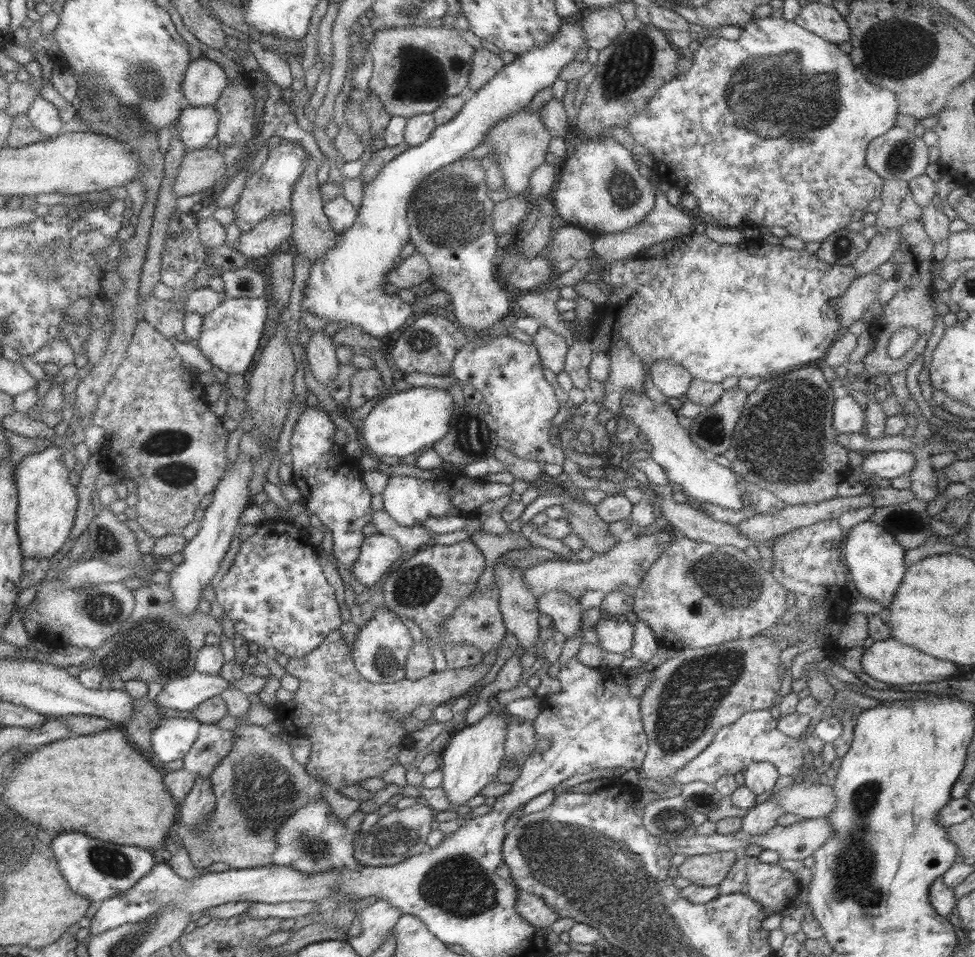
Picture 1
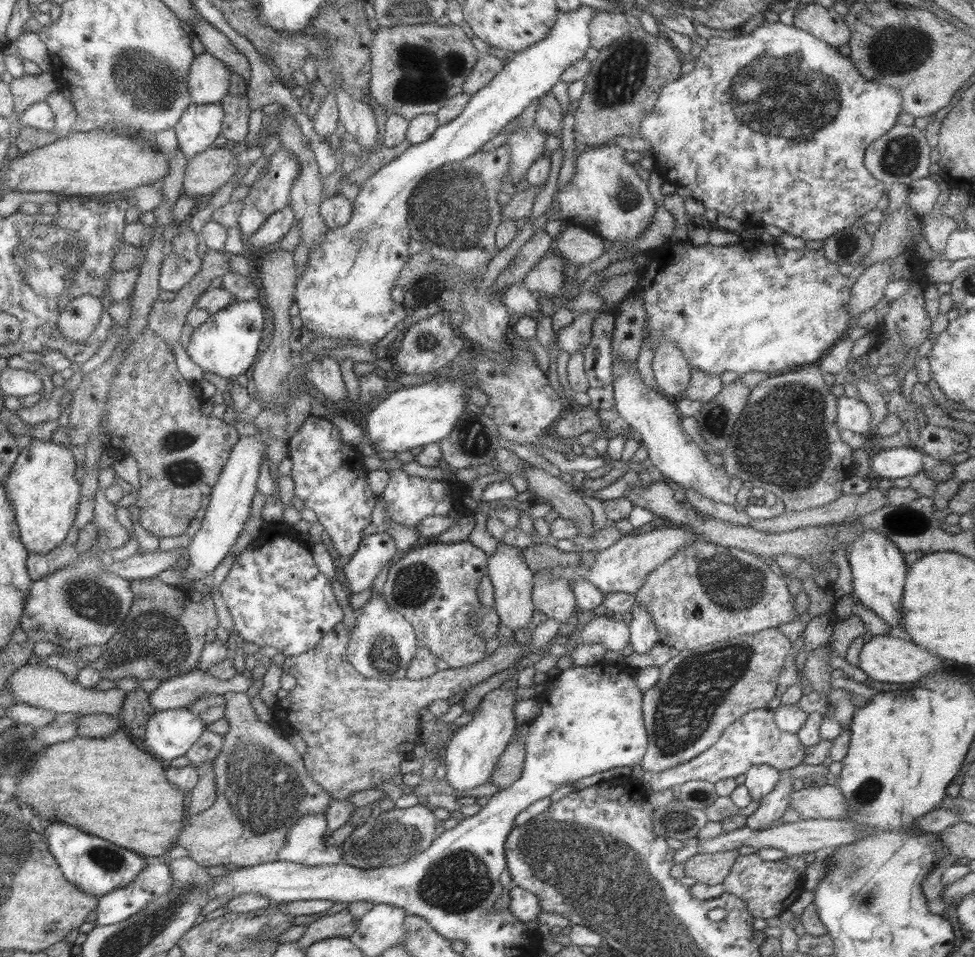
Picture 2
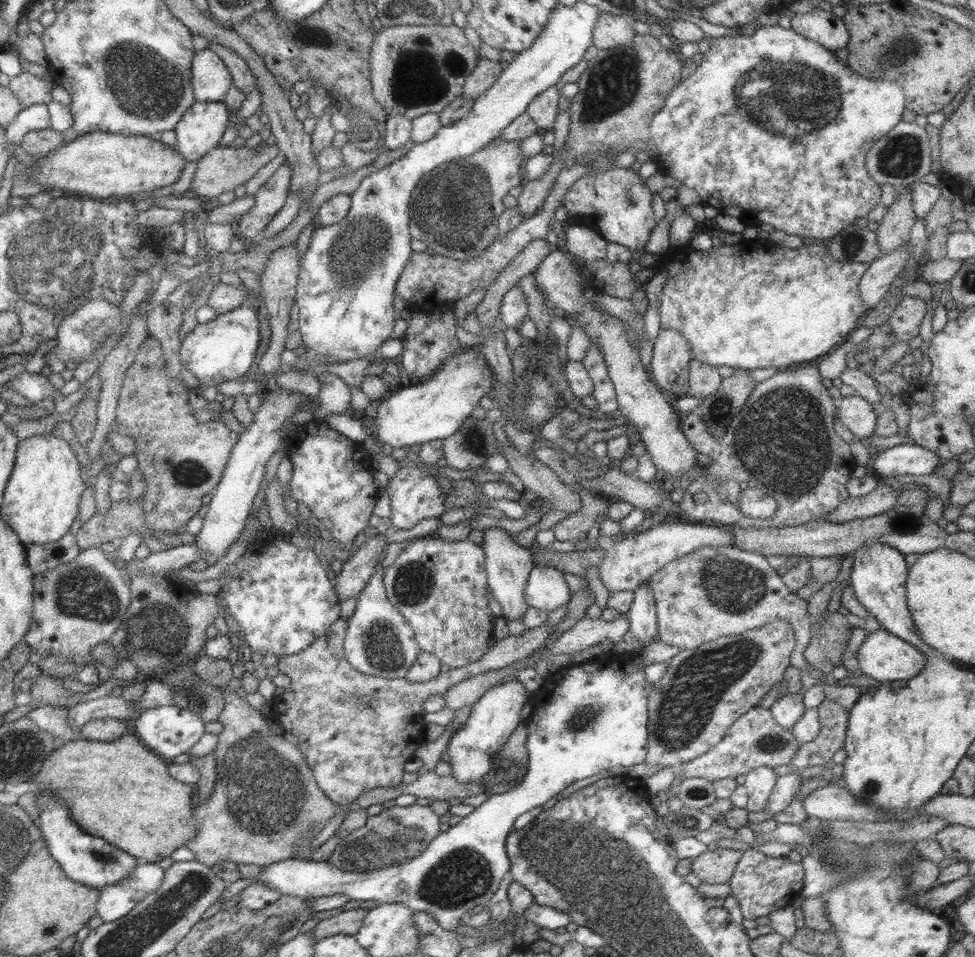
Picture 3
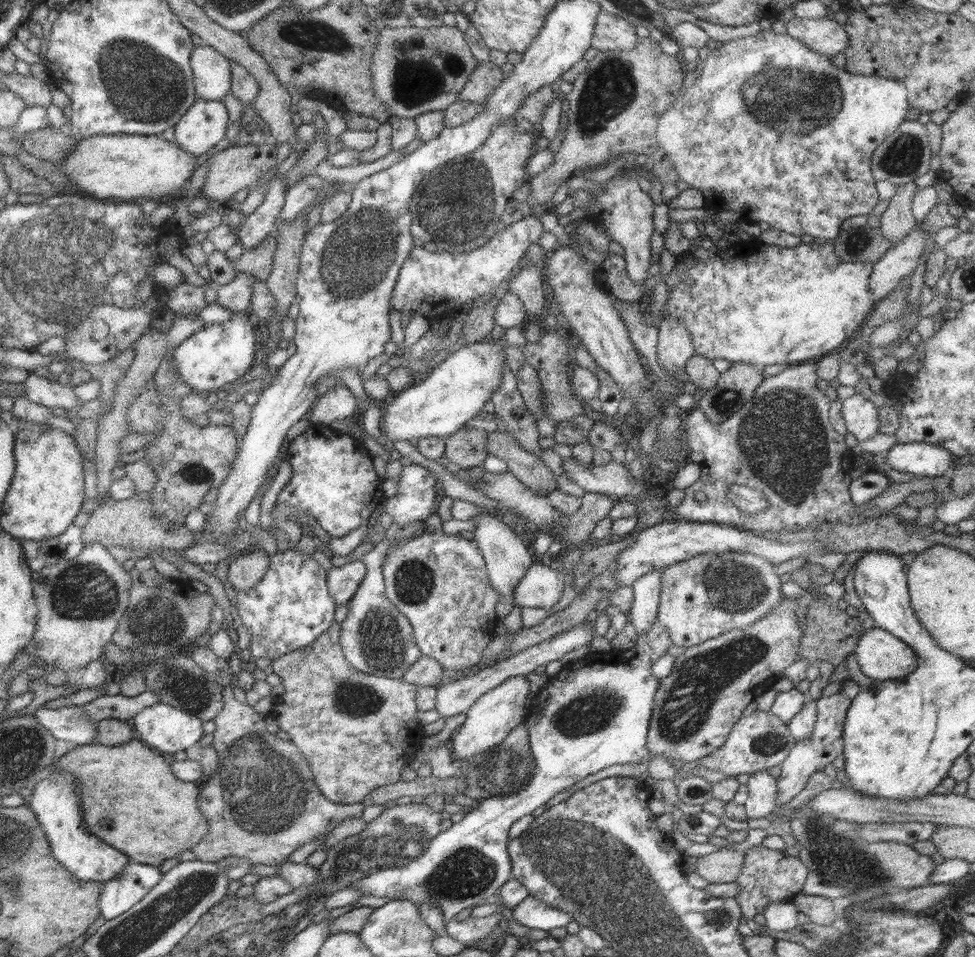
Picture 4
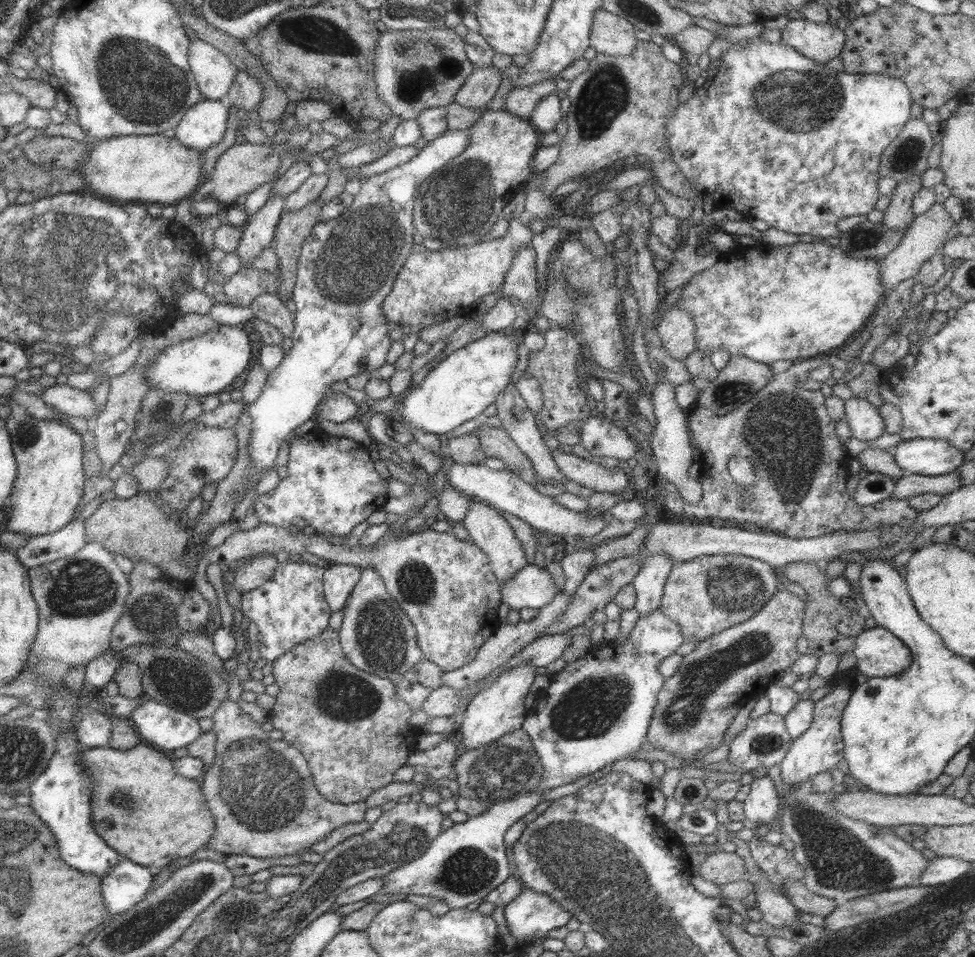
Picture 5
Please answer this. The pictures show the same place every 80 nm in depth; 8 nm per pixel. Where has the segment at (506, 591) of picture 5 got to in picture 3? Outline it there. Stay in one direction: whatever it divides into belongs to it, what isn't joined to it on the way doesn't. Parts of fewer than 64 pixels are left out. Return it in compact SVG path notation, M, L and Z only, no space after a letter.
M533 565L523 587L525 604L547 612L566 603L571 594L563 572L545 565Z

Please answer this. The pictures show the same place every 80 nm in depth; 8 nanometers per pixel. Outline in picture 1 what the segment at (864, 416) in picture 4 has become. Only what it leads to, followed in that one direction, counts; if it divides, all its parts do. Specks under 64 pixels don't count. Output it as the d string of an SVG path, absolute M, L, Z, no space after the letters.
M850 395L834 400L832 426L837 434L864 433L864 412Z

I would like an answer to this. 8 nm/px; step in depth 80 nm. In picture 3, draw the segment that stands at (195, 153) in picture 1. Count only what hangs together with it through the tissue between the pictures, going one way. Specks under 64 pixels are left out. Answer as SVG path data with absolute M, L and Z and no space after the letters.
M273 141L268 142L266 146L257 146L255 148L245 148L241 145L235 147L217 146L212 148L207 154L204 154L197 160L188 194L206 200L216 199L221 192L232 191L239 184L244 185L267 162L271 162L280 153L280 150Z

